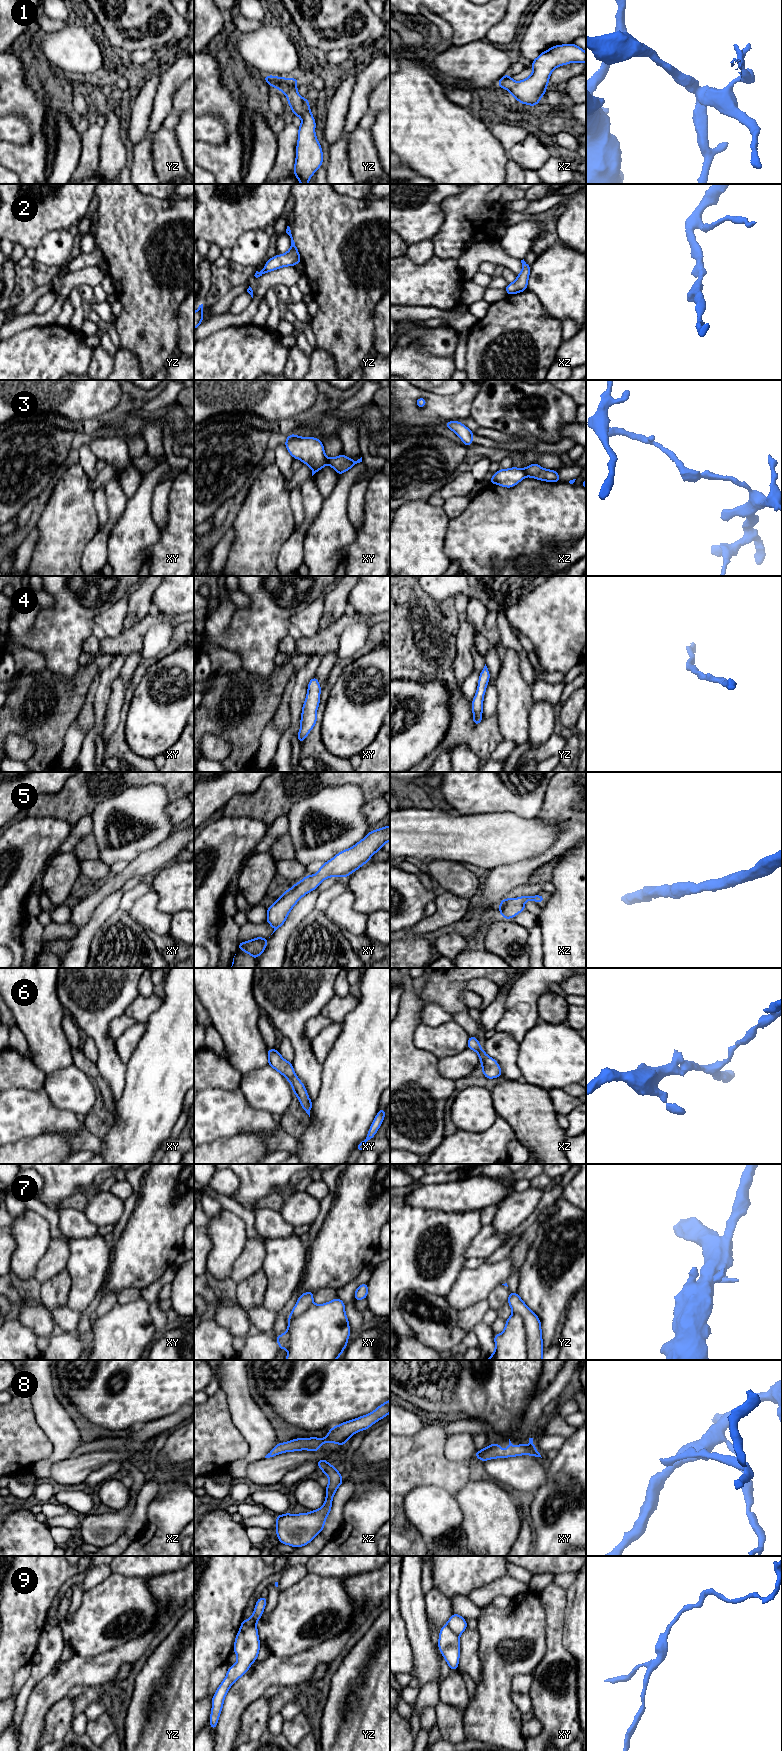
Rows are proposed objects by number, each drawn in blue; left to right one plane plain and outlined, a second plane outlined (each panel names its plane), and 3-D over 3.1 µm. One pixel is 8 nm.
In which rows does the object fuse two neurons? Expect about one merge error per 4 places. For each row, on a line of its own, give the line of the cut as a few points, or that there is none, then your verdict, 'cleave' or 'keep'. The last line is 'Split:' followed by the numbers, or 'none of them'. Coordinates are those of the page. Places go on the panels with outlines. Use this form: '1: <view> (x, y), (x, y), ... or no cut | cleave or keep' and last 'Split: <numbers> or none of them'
1: no cut | keep
2: no cut | keep
3: xz (522, 469), (526, 475) | cleave
4: no cut | keep
5: no cut | keep
6: no cut | keep
7: xy (313, 1303), (291, 1321), (288, 1351) | cleave
8: no cut | keep
9: yz (256, 1621), (248, 1628), (240, 1630) | cleave
Split: 3, 7, 9

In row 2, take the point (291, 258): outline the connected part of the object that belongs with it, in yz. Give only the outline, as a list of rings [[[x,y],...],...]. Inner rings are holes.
[[[287,226],[286,233],[290,236],[291,238],[291,247],[290,249],[281,255],[276,255],[269,260],[266,261],[265,267],[262,271],[256,271],[255,277],[258,278],[262,276],[263,274],[266,274],[268,272],[277,270],[281,267],[286,267],[286,266],[292,266],[294,267],[296,264],[302,262],[301,257],[299,255],[299,252],[297,250],[296,244],[293,240],[292,234],[290,227]]]

